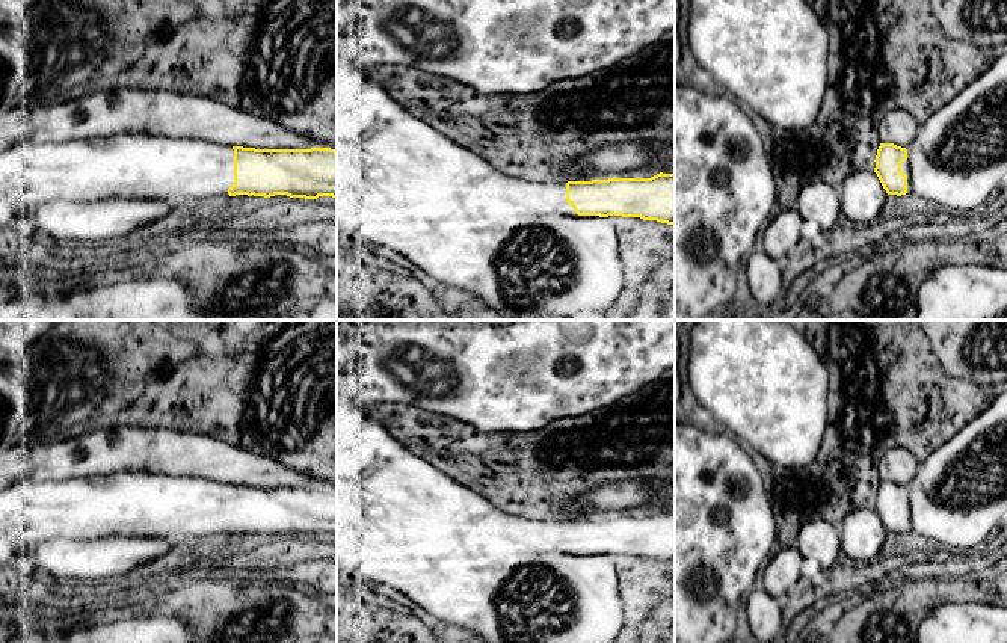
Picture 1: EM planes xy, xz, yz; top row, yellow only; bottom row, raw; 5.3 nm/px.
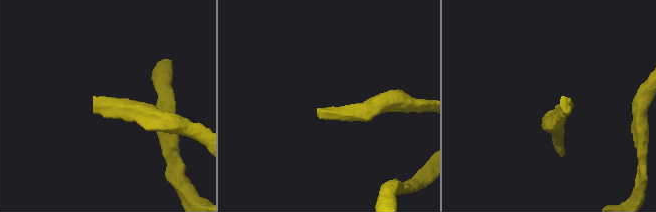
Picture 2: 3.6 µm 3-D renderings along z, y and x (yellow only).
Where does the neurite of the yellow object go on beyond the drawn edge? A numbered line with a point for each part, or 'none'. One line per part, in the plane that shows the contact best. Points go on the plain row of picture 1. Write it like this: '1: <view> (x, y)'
1: xz (400, 521)

